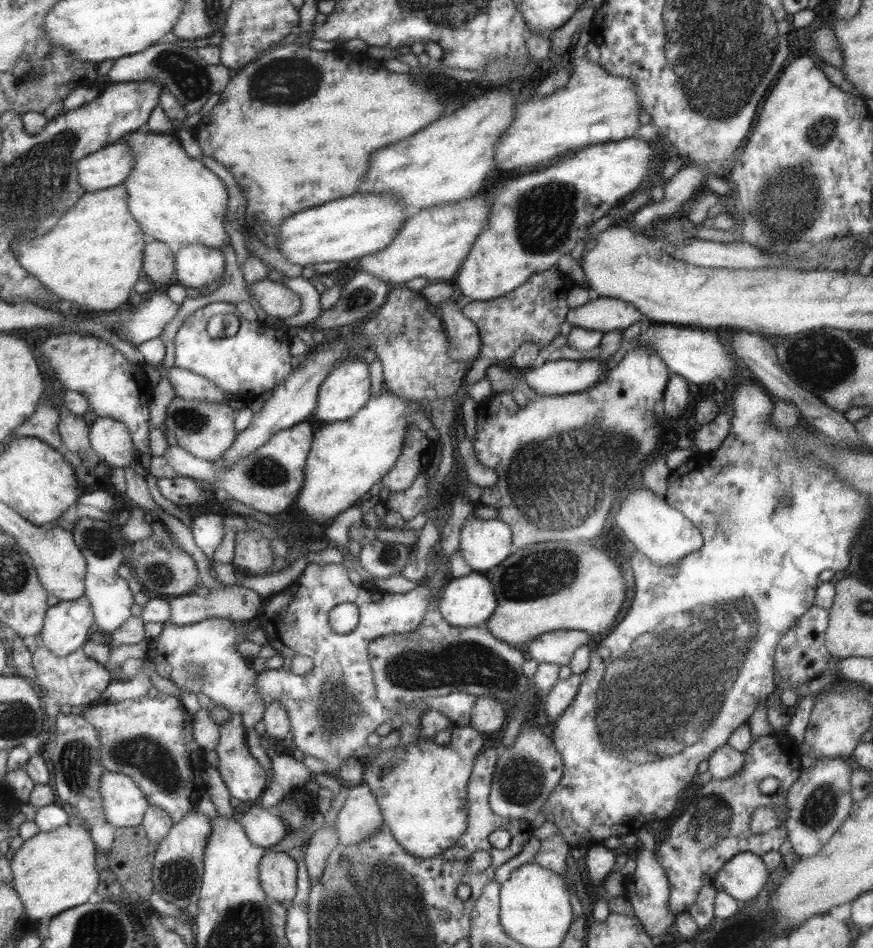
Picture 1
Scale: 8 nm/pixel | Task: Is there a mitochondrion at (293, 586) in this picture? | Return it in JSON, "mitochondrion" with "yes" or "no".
{"mitochondrion":"no"}

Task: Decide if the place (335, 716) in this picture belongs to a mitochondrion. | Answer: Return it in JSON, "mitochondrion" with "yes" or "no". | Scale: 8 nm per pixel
{"mitochondrion":"yes"}

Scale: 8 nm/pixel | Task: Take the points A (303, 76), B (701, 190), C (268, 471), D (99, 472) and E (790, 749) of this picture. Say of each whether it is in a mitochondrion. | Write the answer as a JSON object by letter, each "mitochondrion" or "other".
{"A":"mitochondrion","B":"other","C":"mitochondrion","D":"other","E":"other"}

